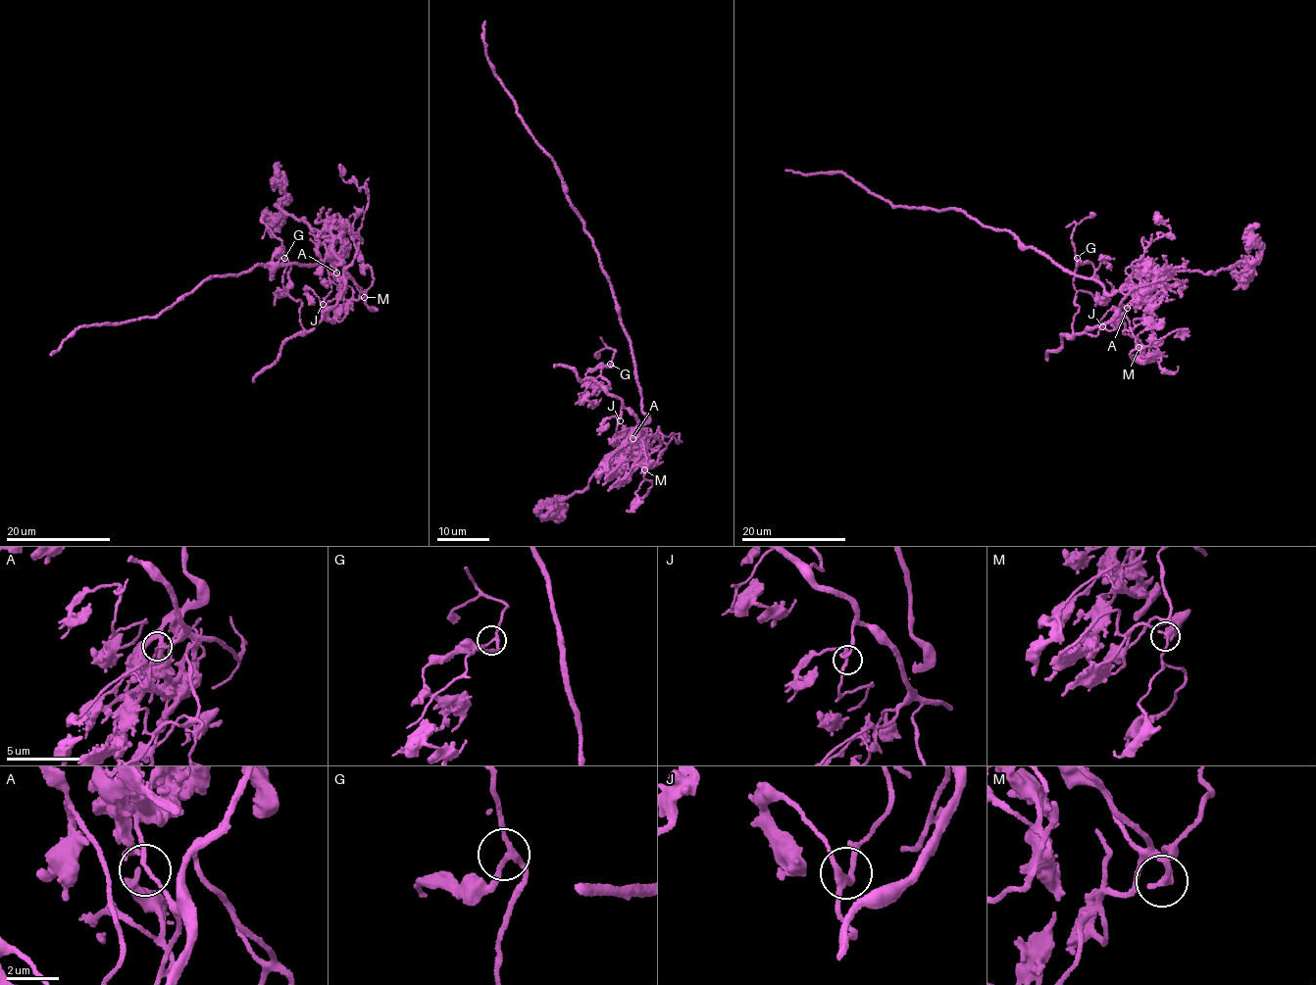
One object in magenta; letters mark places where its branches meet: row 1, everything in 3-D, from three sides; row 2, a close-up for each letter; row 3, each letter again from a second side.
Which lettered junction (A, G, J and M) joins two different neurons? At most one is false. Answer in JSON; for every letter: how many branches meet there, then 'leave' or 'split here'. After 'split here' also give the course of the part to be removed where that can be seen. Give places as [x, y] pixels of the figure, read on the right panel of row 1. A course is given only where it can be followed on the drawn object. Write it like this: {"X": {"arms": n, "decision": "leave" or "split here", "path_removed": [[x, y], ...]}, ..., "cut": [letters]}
{"A": {"arms": 2, "decision": "split here", "path_removed": [[1127, 308], [1072, 337], [1079, 308], [1076, 260], [1097, 269], [1107, 258], [1114, 259]]}, "G": {"arms": 3, "decision": "leave"}, "J": {"arms": 3, "decision": "leave"}, "M": {"arms": 2, "decision": "leave"}, "cut": ["A"]}

